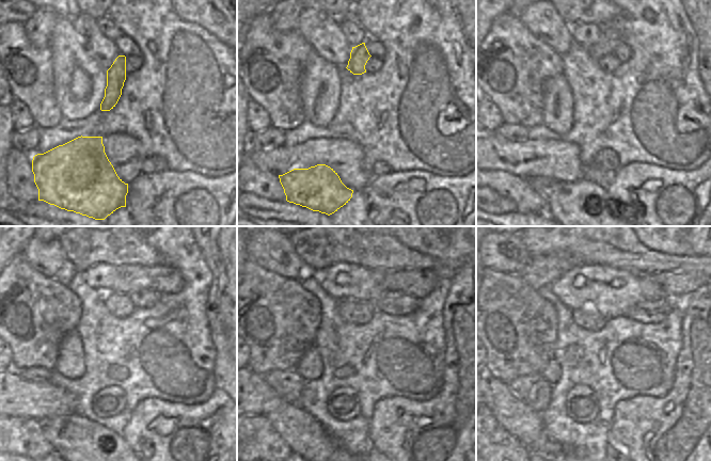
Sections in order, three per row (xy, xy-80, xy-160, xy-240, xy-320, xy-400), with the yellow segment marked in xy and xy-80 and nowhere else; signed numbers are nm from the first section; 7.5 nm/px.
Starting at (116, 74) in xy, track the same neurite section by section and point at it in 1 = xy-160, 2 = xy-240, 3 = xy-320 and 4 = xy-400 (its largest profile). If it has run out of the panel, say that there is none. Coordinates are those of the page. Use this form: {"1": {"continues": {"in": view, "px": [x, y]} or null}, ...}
{"1": {"continues": {"in": "xy-160", "px": [610, 37]}}, "2": {"continues": {"in": "xy-240", "px": [166, 280]}}, "3": {"continues": {"in": "xy-320", "px": [417, 283]}}, "4": {"continues": {"in": "xy-400", "px": [674, 284]}}}

